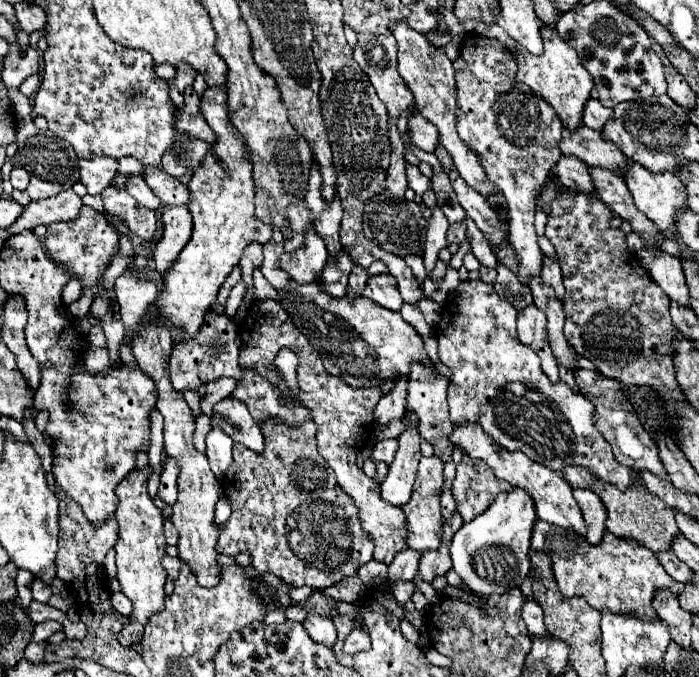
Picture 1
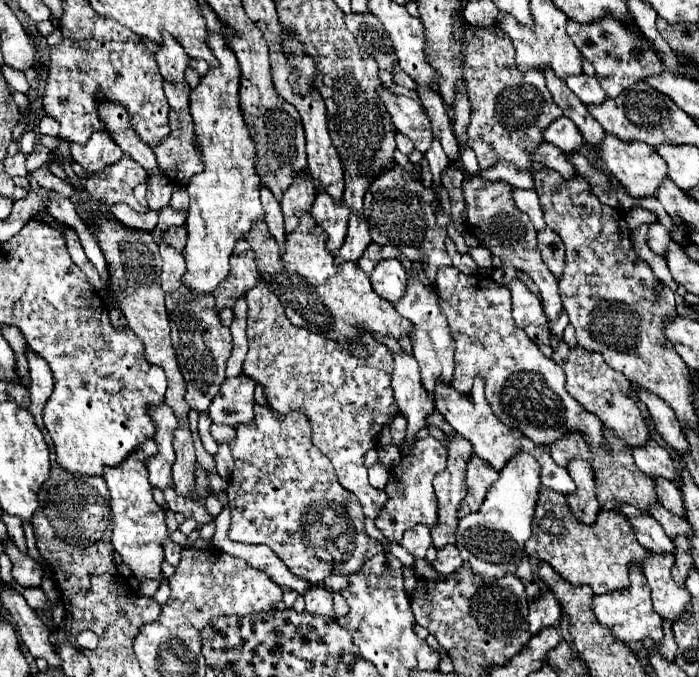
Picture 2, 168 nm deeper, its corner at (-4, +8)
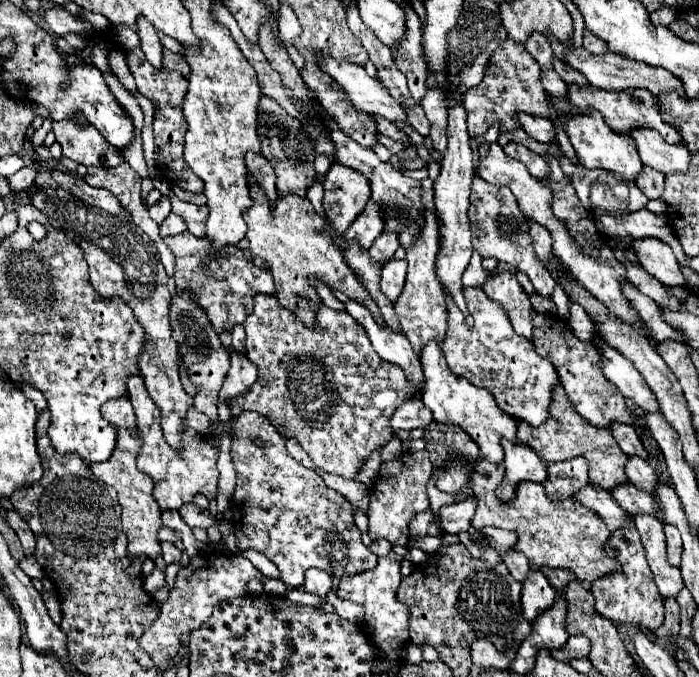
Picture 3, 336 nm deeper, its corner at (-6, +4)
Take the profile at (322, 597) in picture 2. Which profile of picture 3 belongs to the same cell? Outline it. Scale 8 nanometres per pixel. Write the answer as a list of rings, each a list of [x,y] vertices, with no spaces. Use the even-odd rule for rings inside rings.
[[[307,570],[303,588],[305,588],[305,592],[325,598],[327,592],[331,590],[331,574],[323,572],[323,570]]]

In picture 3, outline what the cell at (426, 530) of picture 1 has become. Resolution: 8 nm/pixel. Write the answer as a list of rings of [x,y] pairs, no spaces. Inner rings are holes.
[[[405,452],[395,460],[381,464],[381,472],[375,476],[369,492],[369,536],[373,540],[385,538],[391,544],[405,546],[409,540],[409,520],[415,512],[429,508],[427,480],[433,472],[433,464],[427,452]]]

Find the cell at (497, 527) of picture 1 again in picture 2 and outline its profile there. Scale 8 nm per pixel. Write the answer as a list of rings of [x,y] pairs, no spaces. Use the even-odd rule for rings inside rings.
[[[519,452],[499,472],[499,480],[489,488],[483,506],[477,512],[461,518],[455,546],[475,576],[481,576],[481,580],[499,580],[505,574],[517,572],[517,564],[521,564],[521,560],[527,556],[525,542],[531,536],[531,520],[539,490],[541,482],[537,460],[527,452]]]

